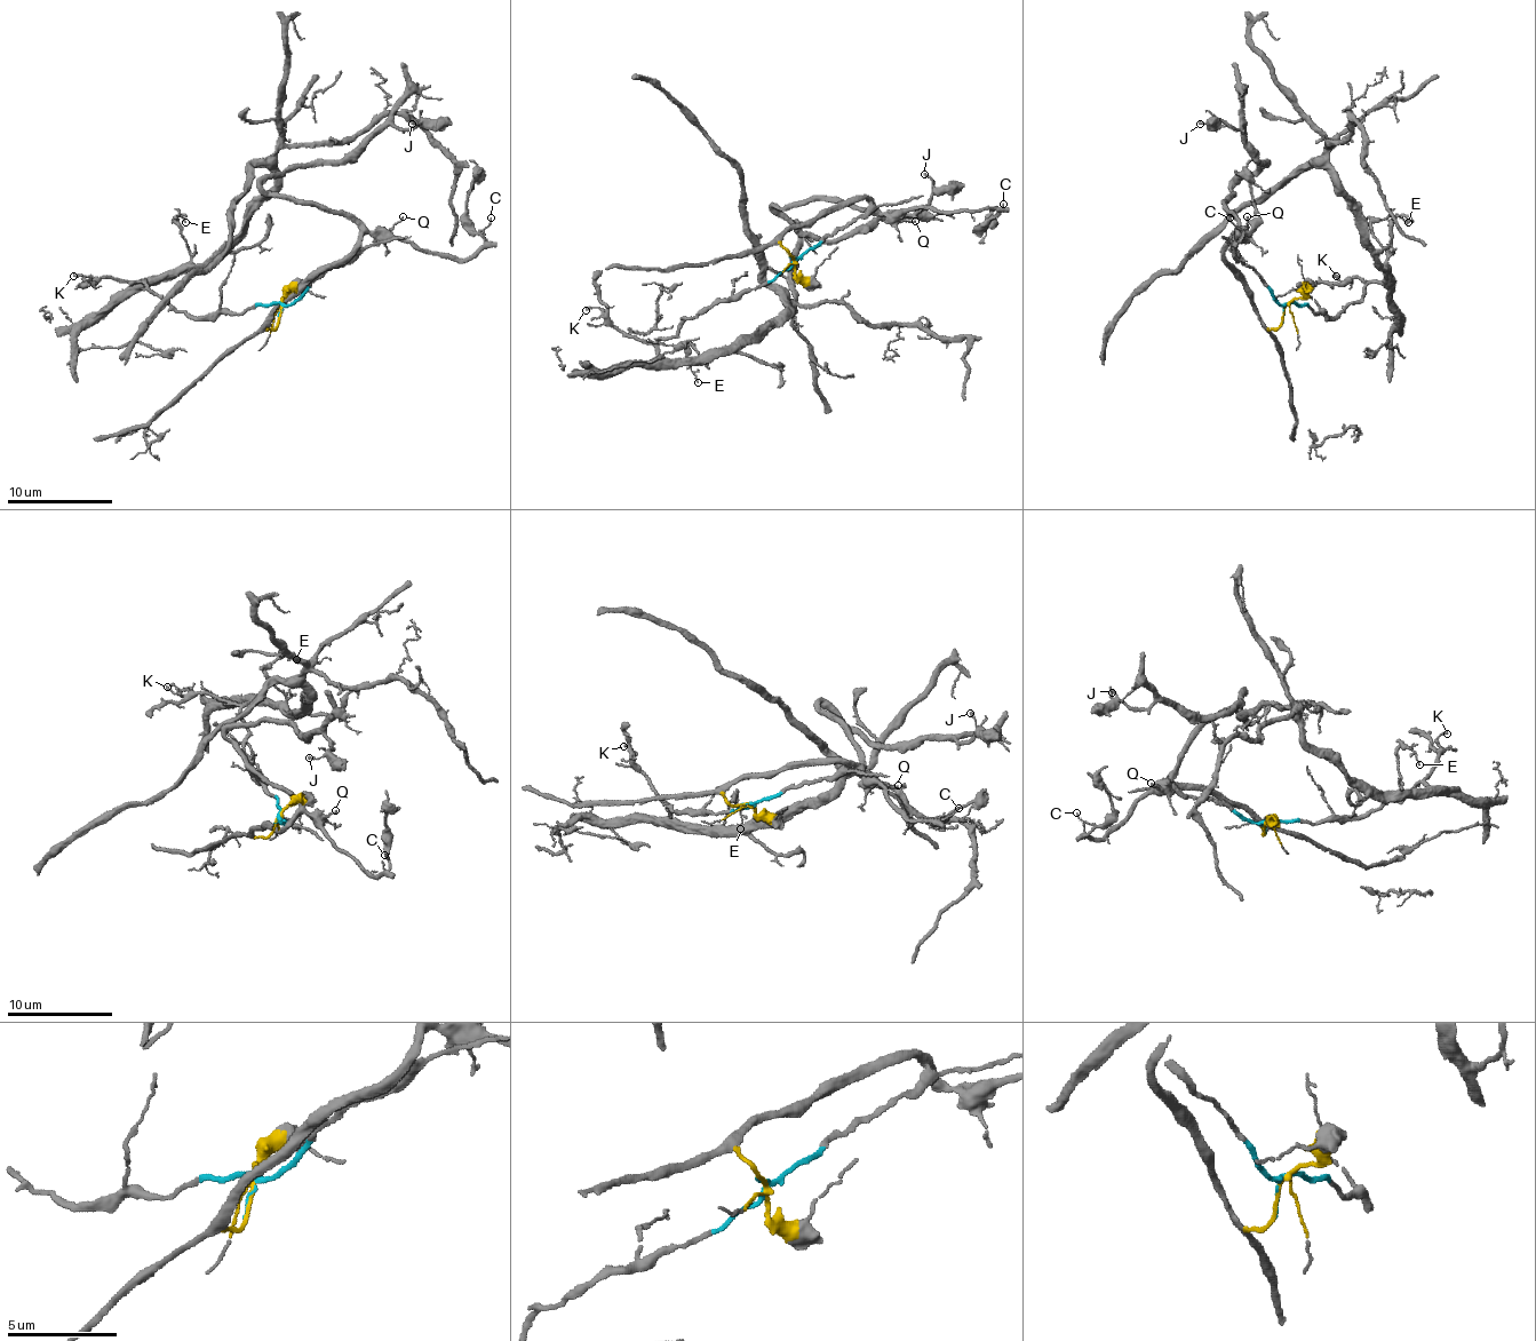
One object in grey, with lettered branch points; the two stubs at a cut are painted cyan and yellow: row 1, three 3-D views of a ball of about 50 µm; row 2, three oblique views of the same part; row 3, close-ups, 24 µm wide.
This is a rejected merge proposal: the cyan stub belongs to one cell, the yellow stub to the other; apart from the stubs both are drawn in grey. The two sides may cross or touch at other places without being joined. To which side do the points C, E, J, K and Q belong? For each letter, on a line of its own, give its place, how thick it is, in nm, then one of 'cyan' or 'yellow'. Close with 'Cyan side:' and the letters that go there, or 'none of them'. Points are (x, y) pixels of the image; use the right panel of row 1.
C: at (1230, 217); 110 nm thick; yellow
E: at (1408, 222); 90 nm thick; cyan
J: at (1200, 124); 140 nm thick; yellow
K: at (1336, 276); 150 nm thick; cyan
Q: at (1247, 216); 110 nm thick; yellow
Cyan side: E, K

